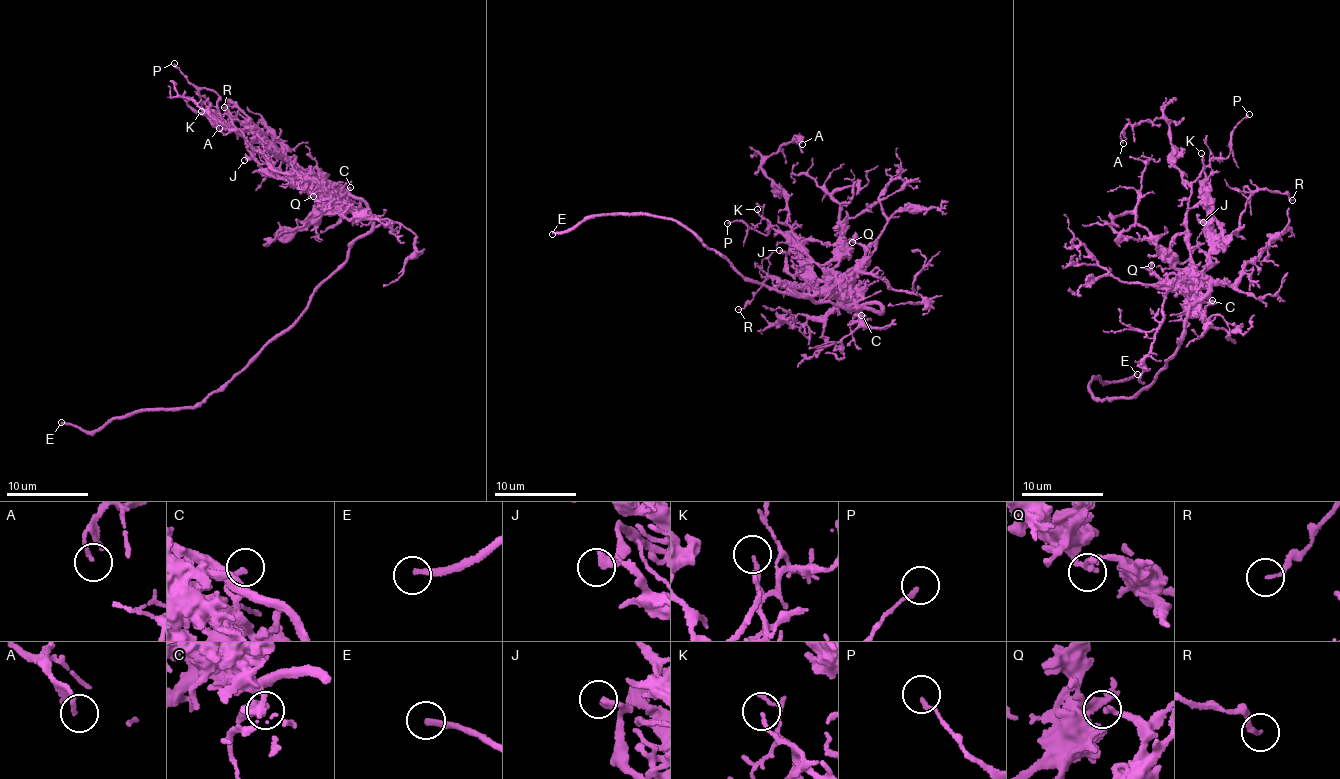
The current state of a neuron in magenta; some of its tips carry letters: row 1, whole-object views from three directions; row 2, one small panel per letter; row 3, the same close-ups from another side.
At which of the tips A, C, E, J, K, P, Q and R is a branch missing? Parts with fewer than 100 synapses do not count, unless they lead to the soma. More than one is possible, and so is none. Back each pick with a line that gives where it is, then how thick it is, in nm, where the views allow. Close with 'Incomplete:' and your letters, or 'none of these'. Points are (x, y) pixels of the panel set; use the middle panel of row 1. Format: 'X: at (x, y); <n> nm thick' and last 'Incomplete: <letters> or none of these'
E: at (552, 234); 240 nm thick
Incomplete: E

